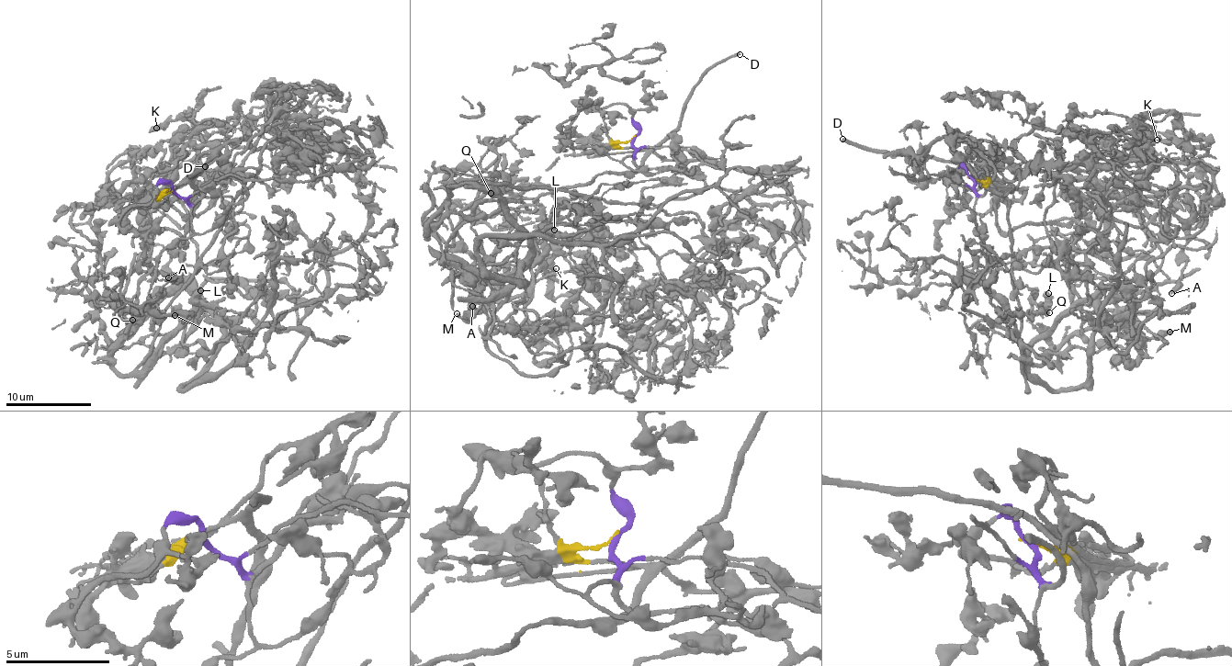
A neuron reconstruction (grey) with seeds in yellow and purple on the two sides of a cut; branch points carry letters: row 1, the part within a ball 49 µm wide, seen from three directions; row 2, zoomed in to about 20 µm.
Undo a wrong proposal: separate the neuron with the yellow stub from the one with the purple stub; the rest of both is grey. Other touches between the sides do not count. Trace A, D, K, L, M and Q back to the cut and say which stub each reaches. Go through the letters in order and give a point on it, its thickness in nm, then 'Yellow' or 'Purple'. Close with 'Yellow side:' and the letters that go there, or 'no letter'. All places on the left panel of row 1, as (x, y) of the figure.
A: Place: (168, 277). Thickness 440 nm. Purple
D: Place: (205, 166). Thickness 280 nm. Yellow
K: Place: (156, 128). Thickness 300 nm. Purple
L: Place: (200, 290). Thickness 550 nm. Purple
M: Place: (175, 315). Thickness 240 nm. Purple
Q: Place: (132, 320). Thickness 600 nm. Purple
Yellow side: D

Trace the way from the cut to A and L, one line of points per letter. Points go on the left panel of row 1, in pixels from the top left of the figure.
A: (173, 189), (194, 202), (256, 171), (151, 355), (195, 306), (187, 280), (150, 272), (142, 207), (167, 278)
L: (173, 189), (194, 202), (256, 171), (151, 354), (195, 292), (183, 344), (212, 353), (240, 321), (201, 290)

